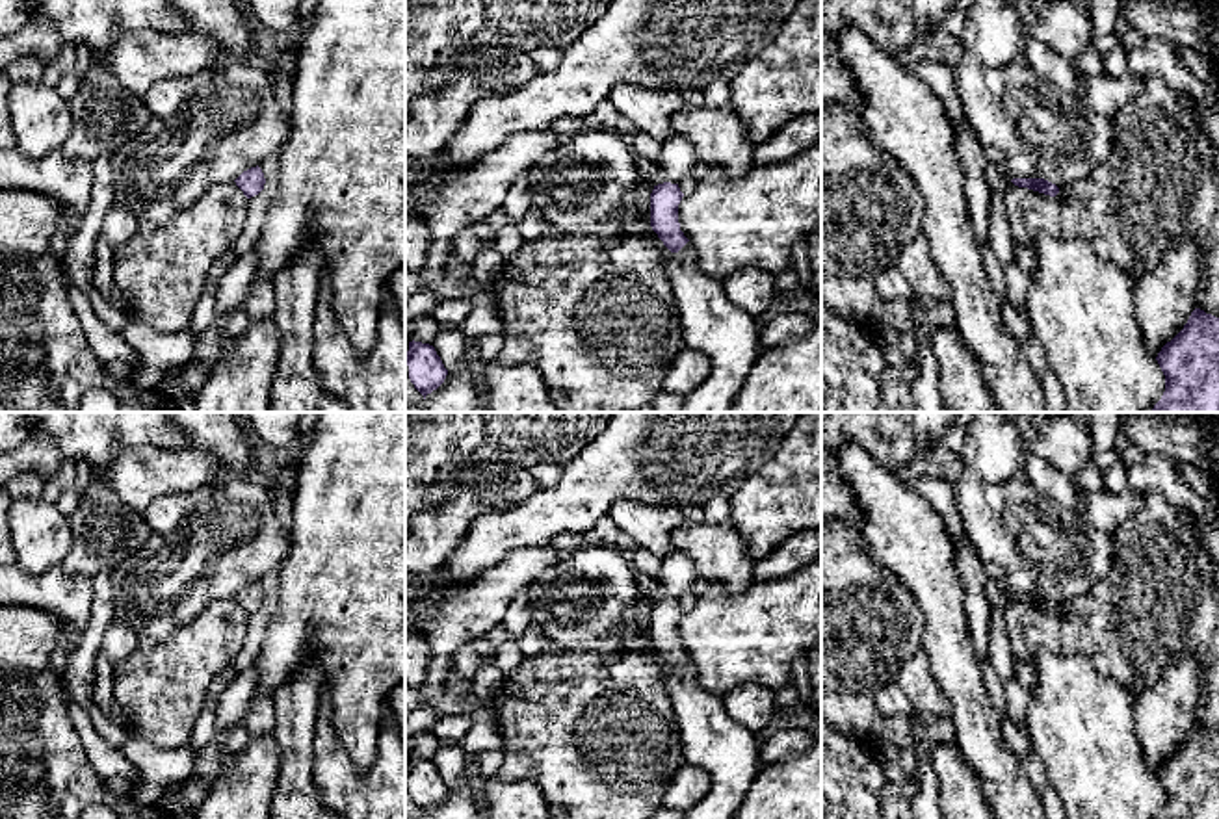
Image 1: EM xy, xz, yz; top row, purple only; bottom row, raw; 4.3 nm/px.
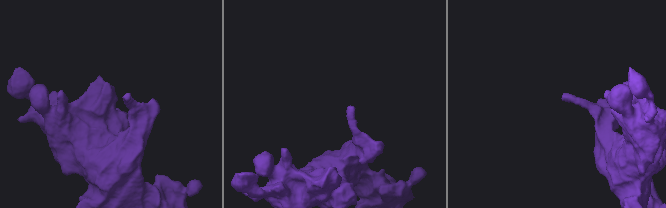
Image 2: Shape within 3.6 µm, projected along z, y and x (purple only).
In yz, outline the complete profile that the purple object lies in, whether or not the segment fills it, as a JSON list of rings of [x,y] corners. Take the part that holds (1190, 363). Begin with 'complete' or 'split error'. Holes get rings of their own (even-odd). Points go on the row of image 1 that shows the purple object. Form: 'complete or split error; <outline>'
complete; [[[1195,308],[1156,360],[1165,375],[1165,392],[1150,412],[1219,412],[1219,318]]]

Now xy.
complete; [[[256,165],[243,171],[234,182],[243,191],[243,195],[251,199],[264,189],[266,178],[262,169]]]

